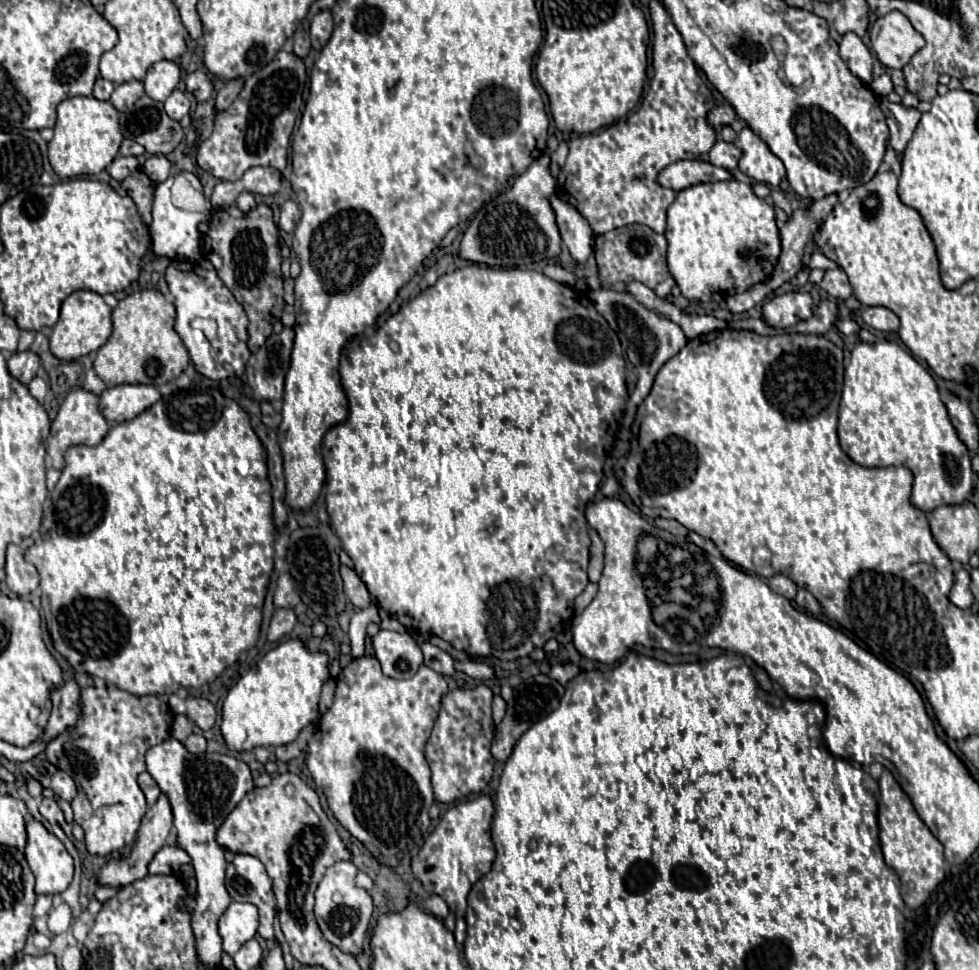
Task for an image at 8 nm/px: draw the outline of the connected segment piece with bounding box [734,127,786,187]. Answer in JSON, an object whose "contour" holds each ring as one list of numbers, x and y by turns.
{"contour":[[744,127,740,131,734,145,742,151,742,157,738,161,742,173,746,173,754,181,778,187,780,179,786,175,784,163,768,149,768,145,750,127]]}

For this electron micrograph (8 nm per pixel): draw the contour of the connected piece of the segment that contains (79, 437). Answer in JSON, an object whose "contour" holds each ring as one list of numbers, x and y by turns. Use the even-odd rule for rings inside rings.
{"contour":[[78,387,74,389,62,403,56,419,52,421,52,429,50,429,50,435,48,435,48,441,46,441,46,453,50,455,52,459,52,467,54,469,62,469,64,467,64,453,68,447,72,445,98,445,106,433,108,433,108,421,104,419,102,411,100,411,100,399,96,393,84,389,84,387]]}

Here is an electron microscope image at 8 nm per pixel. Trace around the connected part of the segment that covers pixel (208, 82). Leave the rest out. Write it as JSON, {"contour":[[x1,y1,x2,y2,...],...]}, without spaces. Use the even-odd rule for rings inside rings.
{"contour":[[194,71,186,77,186,87,196,95,198,101,206,101,210,99,212,91,214,91,214,85,212,85,212,79,208,77,208,73,202,73,202,71]]}

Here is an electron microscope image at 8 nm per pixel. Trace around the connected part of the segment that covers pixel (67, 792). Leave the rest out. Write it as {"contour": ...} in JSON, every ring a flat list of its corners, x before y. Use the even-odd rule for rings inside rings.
{"contour":[[56,771,52,775,52,791,54,791,54,795,62,797,64,801,72,801,78,795,76,783,66,771]]}

